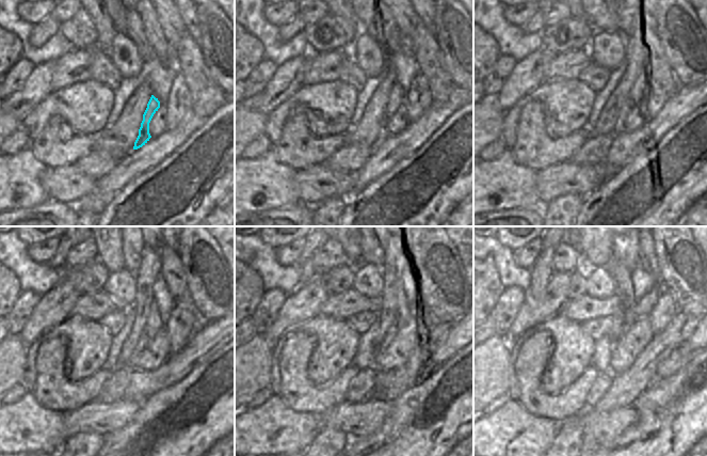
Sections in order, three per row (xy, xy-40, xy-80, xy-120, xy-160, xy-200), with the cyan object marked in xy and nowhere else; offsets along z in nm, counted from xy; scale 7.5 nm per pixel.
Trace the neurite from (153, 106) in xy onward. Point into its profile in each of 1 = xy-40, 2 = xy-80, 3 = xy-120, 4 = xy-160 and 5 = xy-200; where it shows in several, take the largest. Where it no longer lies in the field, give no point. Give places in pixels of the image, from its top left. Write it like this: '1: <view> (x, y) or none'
1: xy-40 (396, 97)
2: xy-80 (635, 95)
3: xy-120 (154, 325)
4: xy-160 (388, 297)
5: xy-200 (622, 277)

